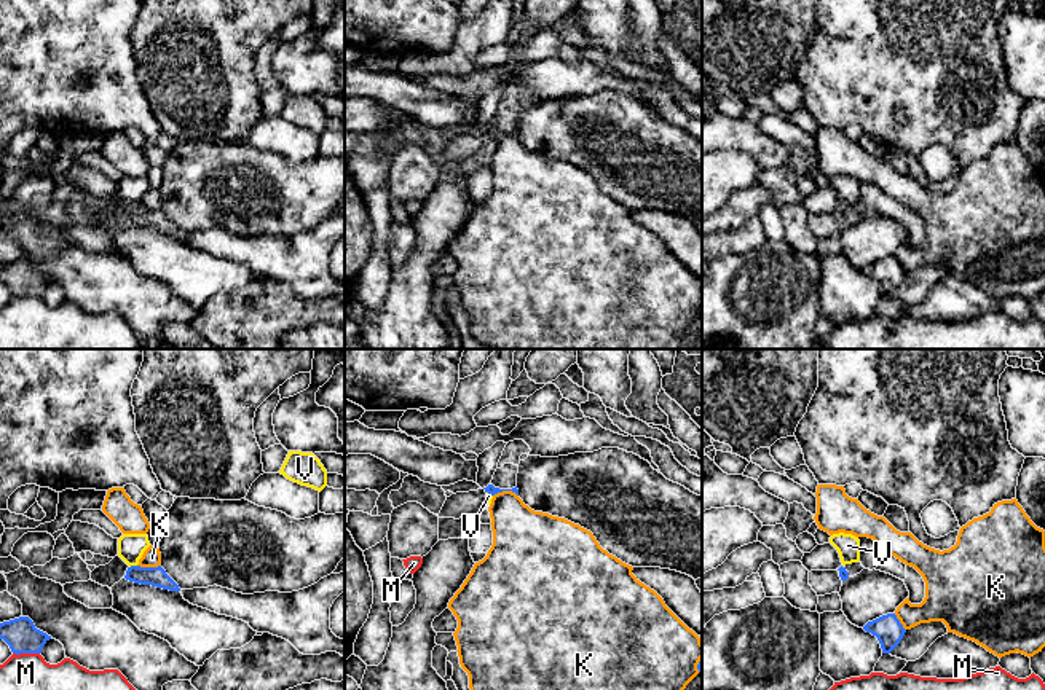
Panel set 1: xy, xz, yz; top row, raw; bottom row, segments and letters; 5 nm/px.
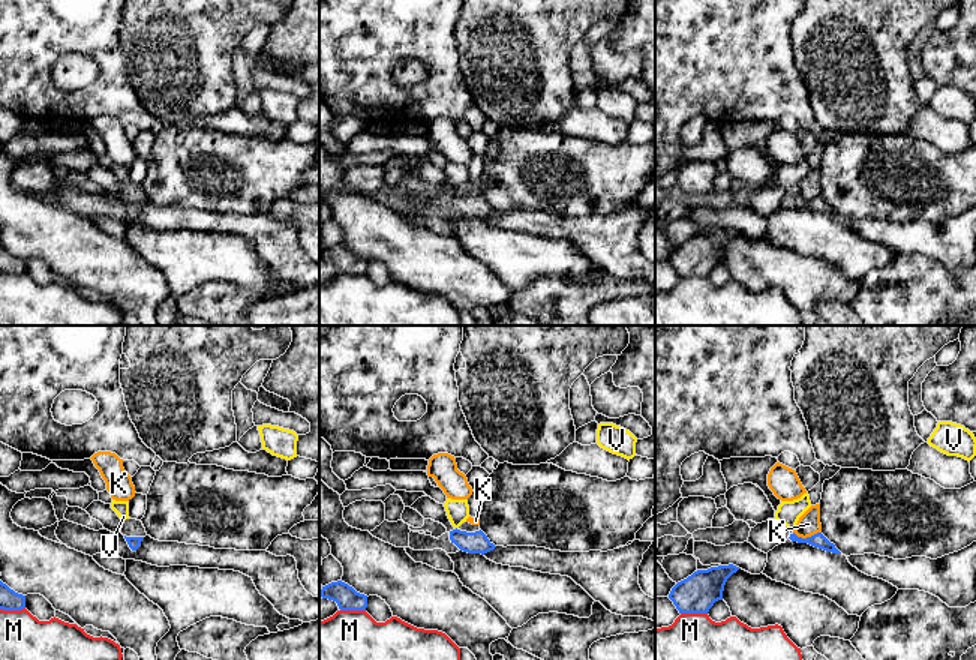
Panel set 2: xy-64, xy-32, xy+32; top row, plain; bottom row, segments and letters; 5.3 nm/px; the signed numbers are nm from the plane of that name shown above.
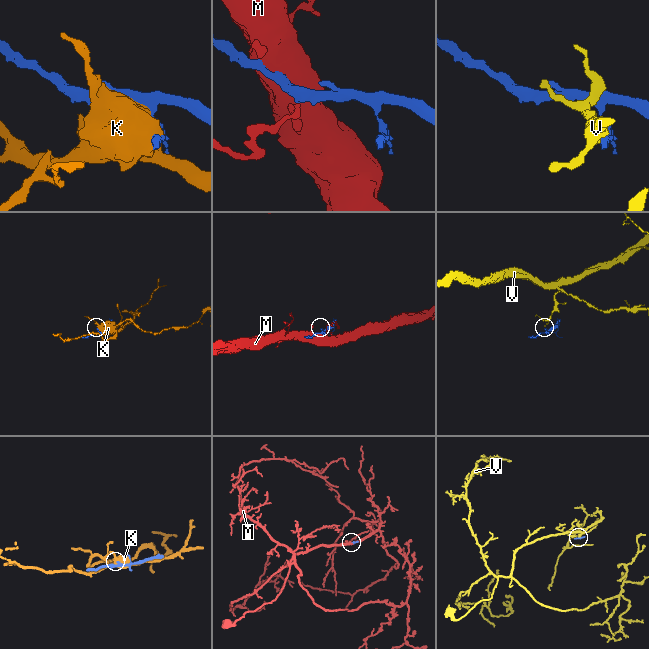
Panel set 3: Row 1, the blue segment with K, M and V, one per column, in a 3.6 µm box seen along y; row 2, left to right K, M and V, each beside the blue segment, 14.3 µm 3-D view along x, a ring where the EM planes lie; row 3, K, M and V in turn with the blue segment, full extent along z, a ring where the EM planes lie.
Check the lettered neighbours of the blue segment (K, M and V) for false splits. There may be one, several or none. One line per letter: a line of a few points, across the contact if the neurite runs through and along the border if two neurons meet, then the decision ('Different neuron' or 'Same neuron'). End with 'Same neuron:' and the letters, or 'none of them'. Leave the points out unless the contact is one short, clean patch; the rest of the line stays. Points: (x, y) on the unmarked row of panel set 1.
K: Different neuron
M: Different neuron
V: Line: xy (136, 207), (130, 211). Different neuron
Same neuron: none of them

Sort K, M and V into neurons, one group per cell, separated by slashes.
K / M / V

